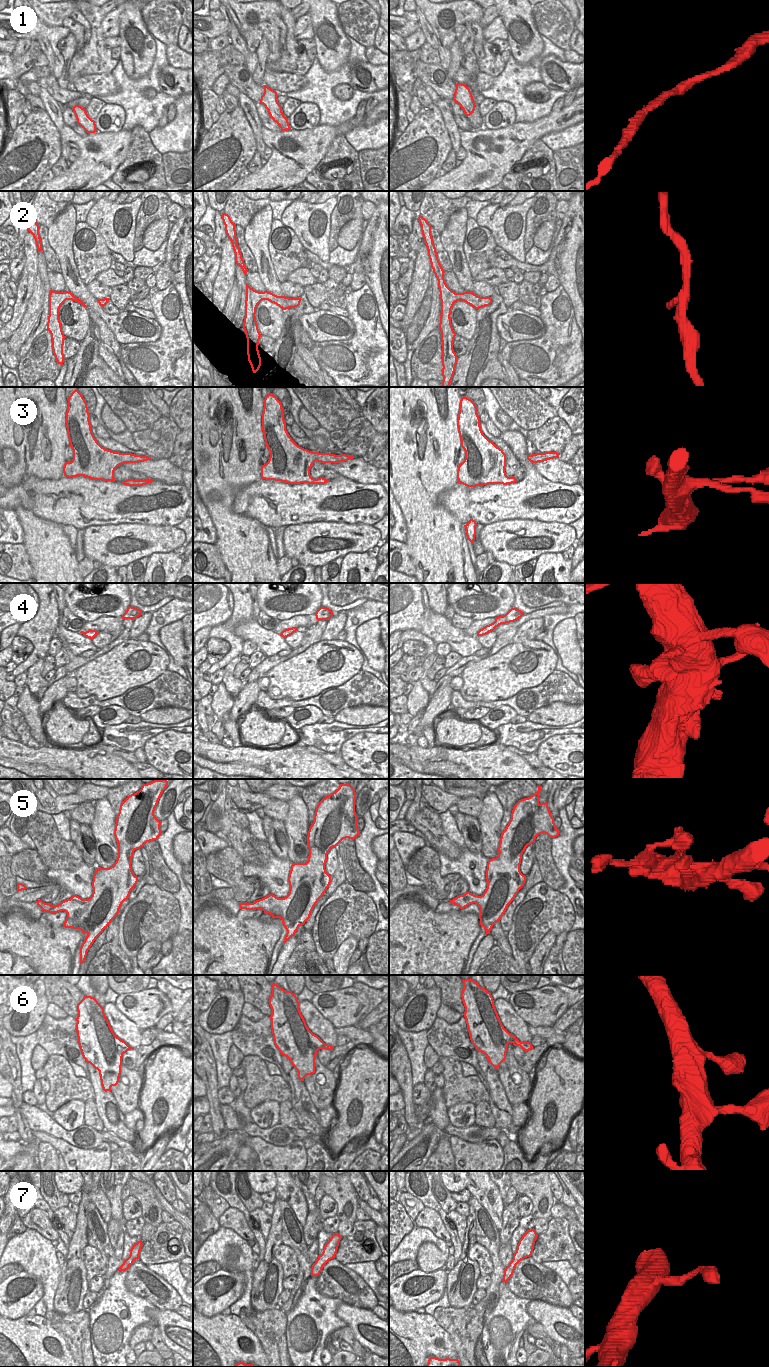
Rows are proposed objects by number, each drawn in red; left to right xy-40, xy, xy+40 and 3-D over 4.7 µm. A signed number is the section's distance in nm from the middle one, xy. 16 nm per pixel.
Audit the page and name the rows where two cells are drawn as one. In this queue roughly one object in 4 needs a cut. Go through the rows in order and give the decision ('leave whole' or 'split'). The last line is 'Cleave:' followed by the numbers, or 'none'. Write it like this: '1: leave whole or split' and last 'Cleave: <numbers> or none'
1: leave whole
2: leave whole
3: leave whole
4: leave whole
5: leave whole
6: leave whole
7: leave whole
Cleave: none

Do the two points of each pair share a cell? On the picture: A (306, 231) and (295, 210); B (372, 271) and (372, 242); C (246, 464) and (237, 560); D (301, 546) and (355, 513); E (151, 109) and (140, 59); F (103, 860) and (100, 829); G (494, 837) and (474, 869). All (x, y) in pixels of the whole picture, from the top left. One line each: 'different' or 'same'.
A: same
B: same
C: same
D: different
E: different
F: same
G: different

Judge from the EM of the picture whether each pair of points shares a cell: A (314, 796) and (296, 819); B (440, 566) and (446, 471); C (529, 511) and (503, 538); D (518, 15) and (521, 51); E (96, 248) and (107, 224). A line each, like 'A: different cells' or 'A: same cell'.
A: different cells
B: same cell
C: different cells
D: same cell
E: different cells

